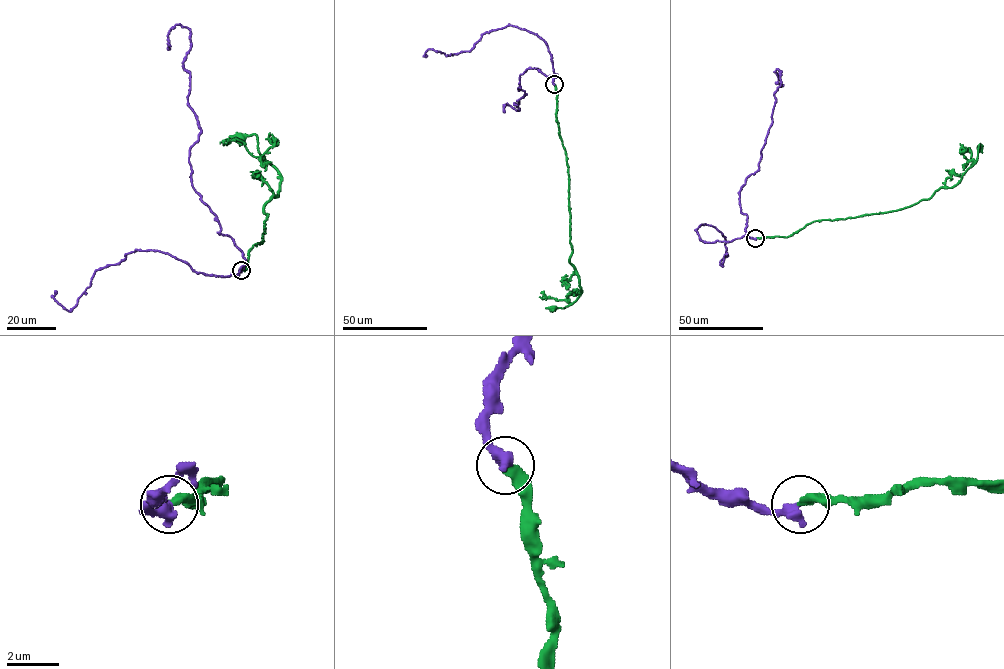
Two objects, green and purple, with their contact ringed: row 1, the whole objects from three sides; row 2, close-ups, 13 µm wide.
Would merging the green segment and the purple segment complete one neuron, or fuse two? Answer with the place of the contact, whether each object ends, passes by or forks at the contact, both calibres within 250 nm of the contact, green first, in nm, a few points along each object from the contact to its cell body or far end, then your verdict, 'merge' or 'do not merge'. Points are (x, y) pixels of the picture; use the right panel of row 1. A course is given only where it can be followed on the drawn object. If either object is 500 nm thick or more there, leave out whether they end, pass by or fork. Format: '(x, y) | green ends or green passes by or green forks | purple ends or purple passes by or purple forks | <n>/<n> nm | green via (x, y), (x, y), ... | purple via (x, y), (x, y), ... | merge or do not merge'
(755, 238) | green ends | purple ends | 400/480 nm | green via (755, 238), (788, 237), (814, 221), (900, 210), (927, 199), (960, 180), (977, 160), (979, 147) | purple via (755, 238), (746, 234), (740, 191), (758, 169), (780, 84), (776, 69), (783, 85) | merge

